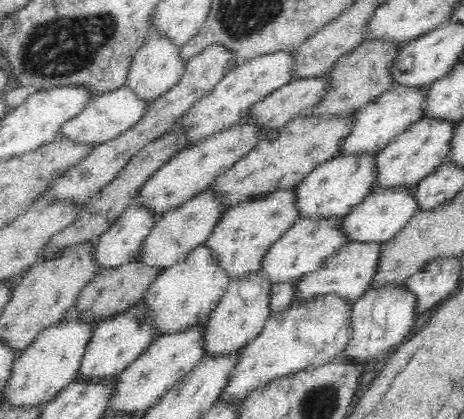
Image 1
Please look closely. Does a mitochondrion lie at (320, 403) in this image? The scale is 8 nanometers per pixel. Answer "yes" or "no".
yes

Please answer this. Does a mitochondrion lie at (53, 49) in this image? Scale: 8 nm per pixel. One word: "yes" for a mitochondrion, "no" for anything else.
yes

